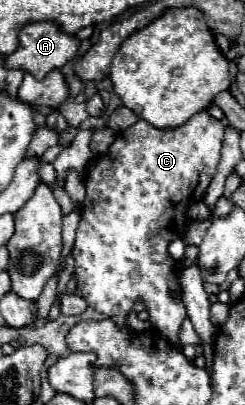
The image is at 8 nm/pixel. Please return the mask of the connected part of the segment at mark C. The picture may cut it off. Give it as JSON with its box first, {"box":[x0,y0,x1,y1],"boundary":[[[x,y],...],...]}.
{"box":[73,111,223,347],"boundary":[[[199,111],[187,123],[167,129],[157,129],[139,119],[135,125],[117,135],[115,143],[105,155],[93,159],[87,169],[87,197],[81,205],[81,223],[73,245],[77,289],[81,289],[81,297],[85,297],[87,305],[123,325],[127,323],[127,313],[133,309],[133,305],[143,301],[149,311],[149,323],[169,343],[179,347],[179,327],[187,313],[183,301],[171,297],[171,293],[179,289],[179,279],[175,261],[167,253],[167,245],[183,235],[189,207],[201,201],[205,195],[219,165],[223,133],[223,121],[213,119],[207,111]]]}

